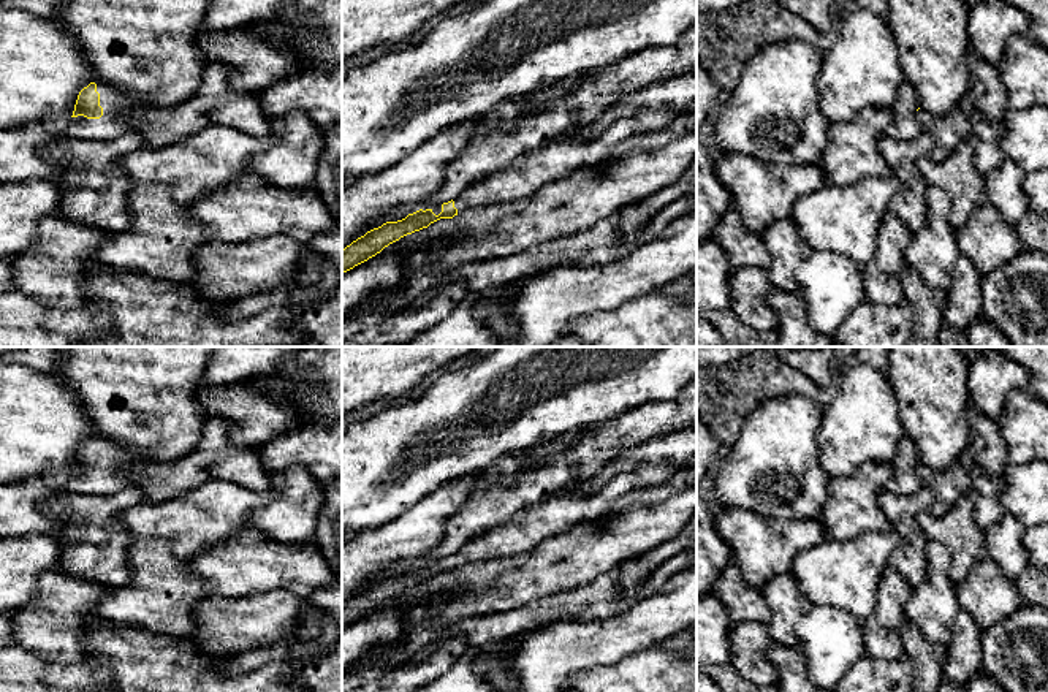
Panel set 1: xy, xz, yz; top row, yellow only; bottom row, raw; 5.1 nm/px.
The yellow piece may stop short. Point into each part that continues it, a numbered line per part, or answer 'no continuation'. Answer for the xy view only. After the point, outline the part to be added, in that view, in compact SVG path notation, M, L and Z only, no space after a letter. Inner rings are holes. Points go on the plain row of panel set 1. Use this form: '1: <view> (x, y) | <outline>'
1: xy (116, 458) | M95 437L100 448L100 461L103 470L100 473L87 473L84 470L70 472L59 480L59 492L66 494L112 494L131 485L125 469L139 464L127 447L109 439Z

